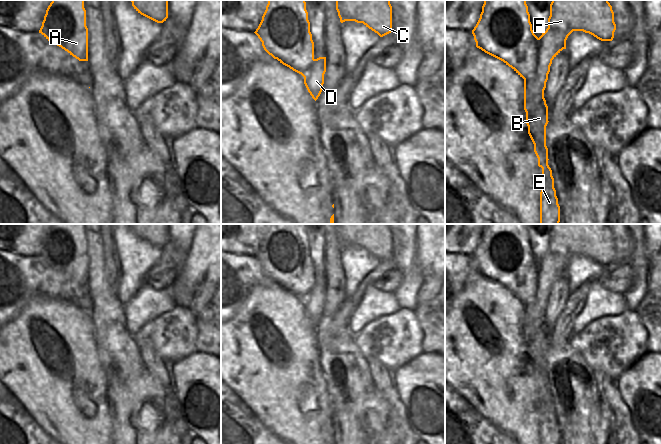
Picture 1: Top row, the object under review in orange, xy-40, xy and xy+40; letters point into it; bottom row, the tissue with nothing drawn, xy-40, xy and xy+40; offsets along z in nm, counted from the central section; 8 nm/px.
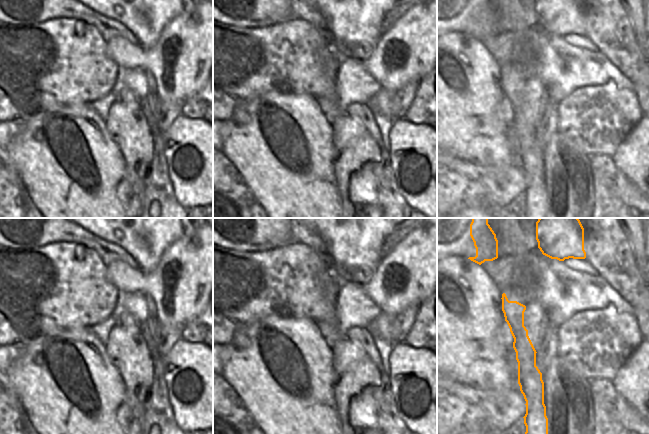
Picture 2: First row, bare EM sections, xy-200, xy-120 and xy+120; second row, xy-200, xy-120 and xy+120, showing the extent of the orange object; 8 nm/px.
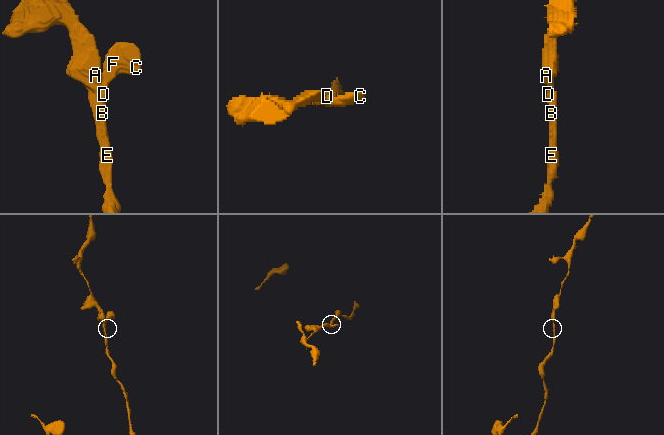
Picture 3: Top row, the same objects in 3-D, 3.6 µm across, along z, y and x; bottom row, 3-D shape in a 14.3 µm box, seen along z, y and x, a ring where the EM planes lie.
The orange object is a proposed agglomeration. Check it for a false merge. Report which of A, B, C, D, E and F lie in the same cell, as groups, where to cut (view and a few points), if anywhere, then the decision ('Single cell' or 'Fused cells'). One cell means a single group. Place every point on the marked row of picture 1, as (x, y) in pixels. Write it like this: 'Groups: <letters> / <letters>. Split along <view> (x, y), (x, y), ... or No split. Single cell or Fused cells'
Groups: A B C D E F. No split. Single cell

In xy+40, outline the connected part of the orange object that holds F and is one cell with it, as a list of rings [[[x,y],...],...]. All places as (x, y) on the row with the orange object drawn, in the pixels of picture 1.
[[[484,0],[480,18],[472,30],[477,48],[503,61],[524,79],[524,110],[528,134],[534,144],[538,166],[542,168],[540,224],[560,222],[560,206],[552,170],[548,165],[546,146],[546,126],[549,121],[544,90],[552,60],[566,49],[566,40],[573,31],[589,33],[601,41],[612,41],[615,30],[614,12],[608,0],[552,0],[548,28],[539,38],[532,30],[526,0]]]

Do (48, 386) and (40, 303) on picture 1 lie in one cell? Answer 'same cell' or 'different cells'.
same cell

